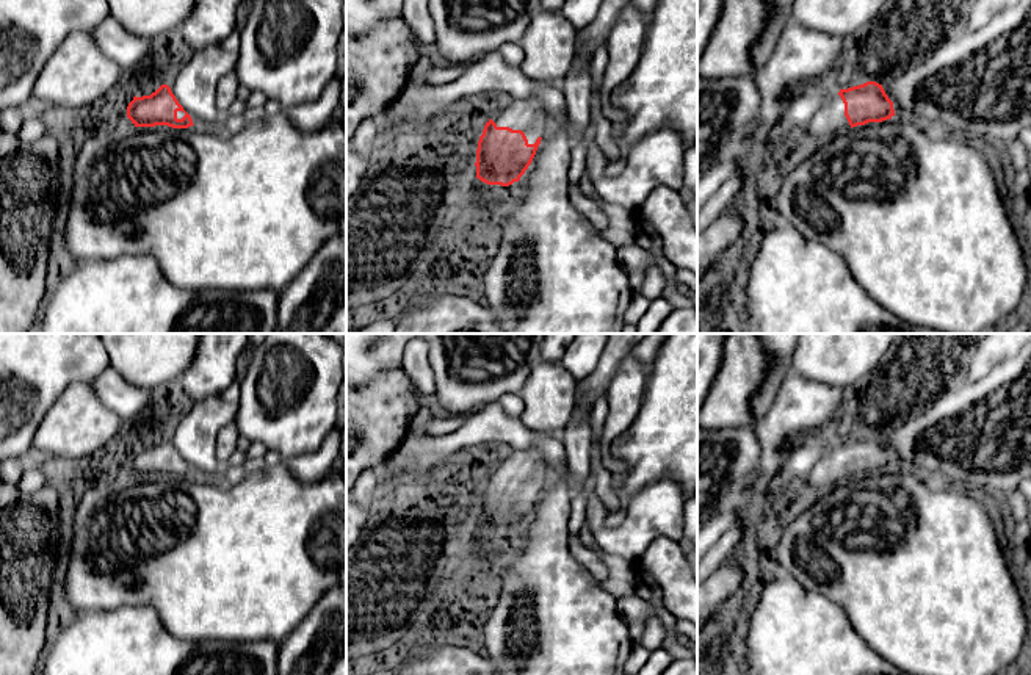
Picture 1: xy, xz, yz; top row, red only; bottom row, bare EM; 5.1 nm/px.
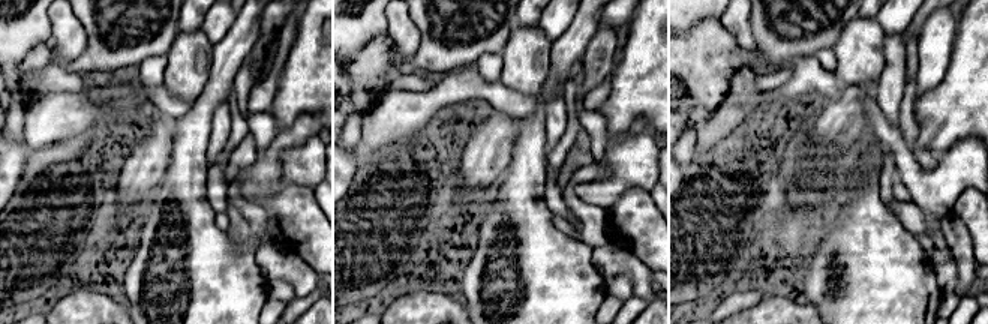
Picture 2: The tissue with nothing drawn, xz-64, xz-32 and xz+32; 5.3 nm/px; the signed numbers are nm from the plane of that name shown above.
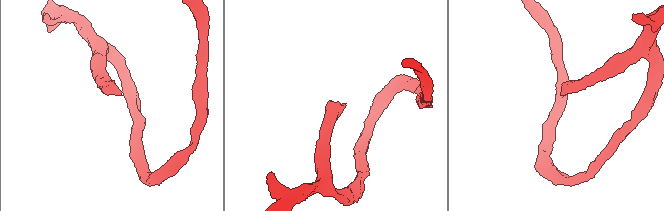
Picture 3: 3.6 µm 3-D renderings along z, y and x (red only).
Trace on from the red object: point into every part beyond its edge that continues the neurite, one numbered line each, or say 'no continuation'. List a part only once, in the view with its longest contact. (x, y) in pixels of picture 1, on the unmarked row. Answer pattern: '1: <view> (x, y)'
1: xz (530, 467)

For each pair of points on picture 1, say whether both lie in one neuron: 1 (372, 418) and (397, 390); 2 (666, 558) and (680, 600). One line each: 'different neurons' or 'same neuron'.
1: same neuron
2: same neuron

